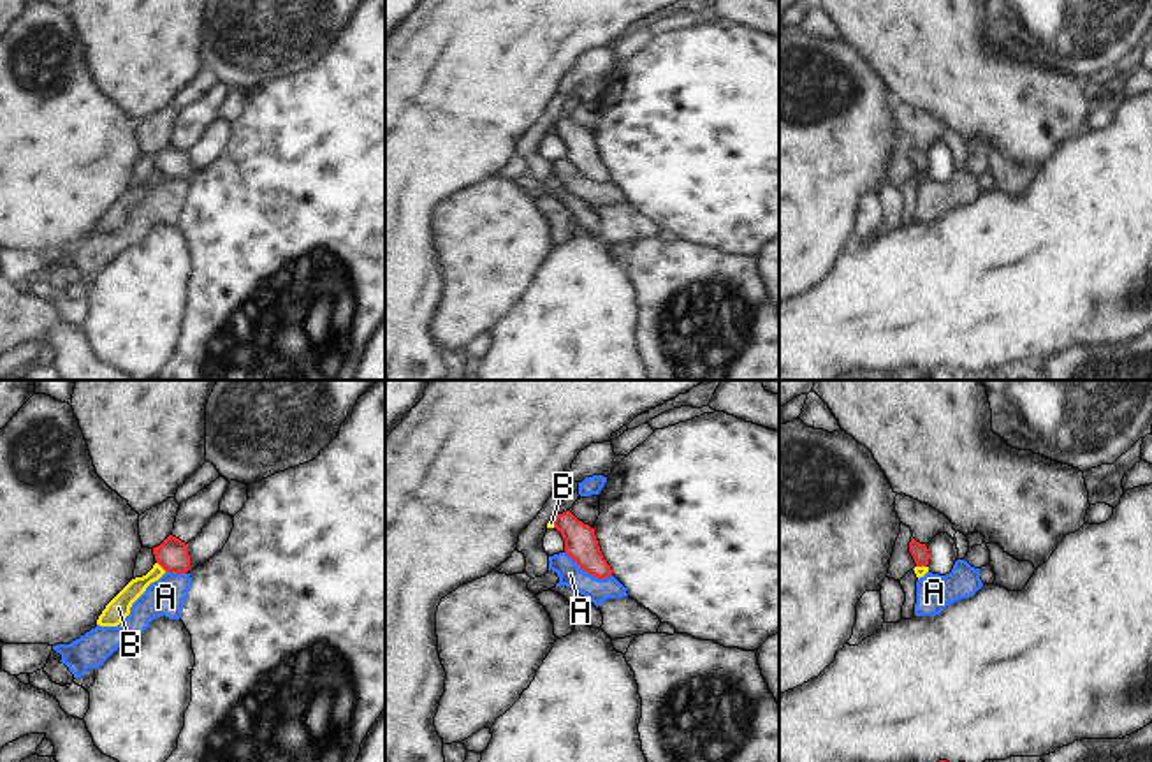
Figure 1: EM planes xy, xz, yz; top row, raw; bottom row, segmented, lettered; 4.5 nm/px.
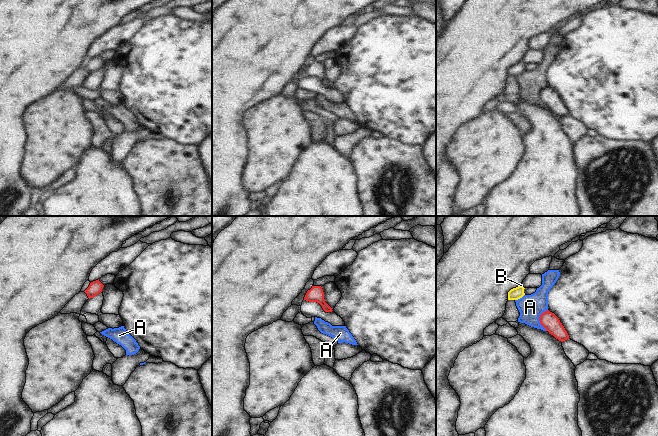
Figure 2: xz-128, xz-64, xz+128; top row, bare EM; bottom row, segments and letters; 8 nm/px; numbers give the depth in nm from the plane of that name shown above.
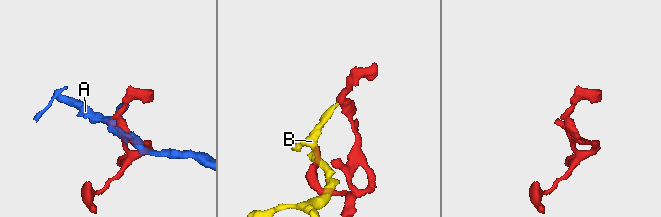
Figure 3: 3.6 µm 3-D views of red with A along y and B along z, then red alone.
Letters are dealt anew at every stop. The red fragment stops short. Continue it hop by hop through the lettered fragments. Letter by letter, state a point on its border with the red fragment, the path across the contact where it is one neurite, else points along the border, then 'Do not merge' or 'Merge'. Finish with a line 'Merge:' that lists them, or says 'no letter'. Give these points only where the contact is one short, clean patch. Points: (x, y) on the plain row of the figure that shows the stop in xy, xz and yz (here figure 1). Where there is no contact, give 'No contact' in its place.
A: Touches red at xz (588, 178). Boundary: xz (565, 157), (593, 182), (611, 182). Do not merge
B: Touches red at xy (162, 173). Boundary: xy (157, 168), (166, 176). Do not merge
Merge: no letter

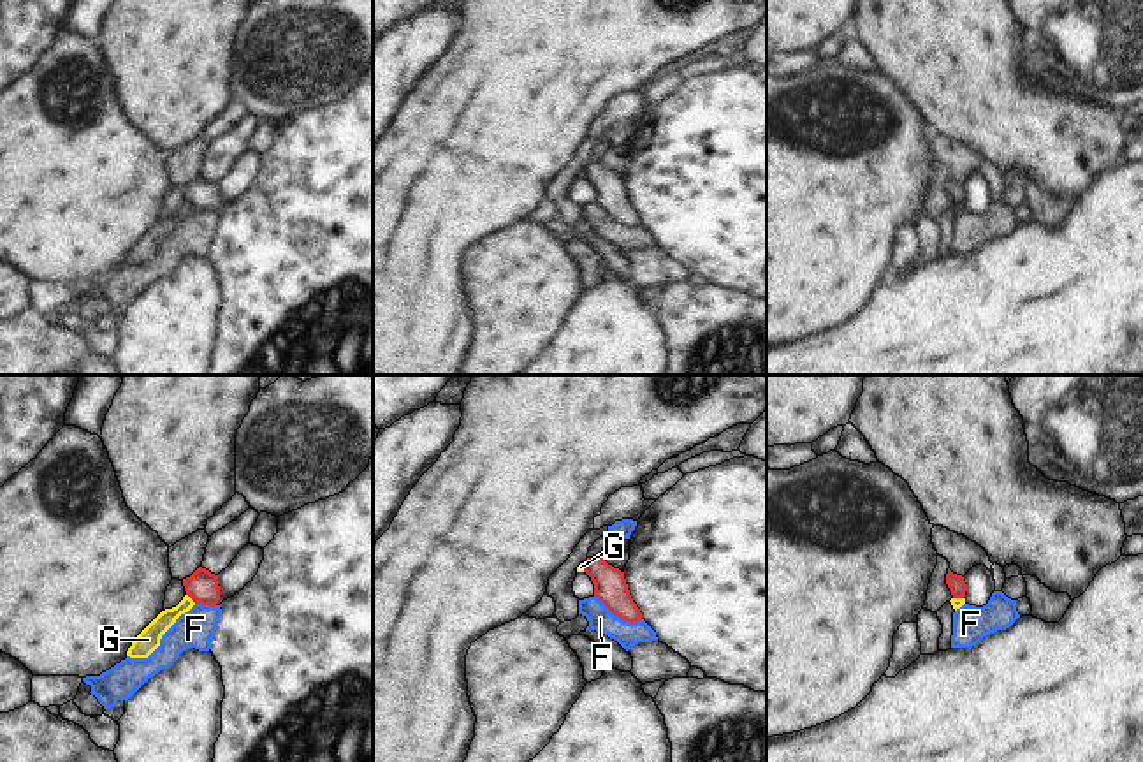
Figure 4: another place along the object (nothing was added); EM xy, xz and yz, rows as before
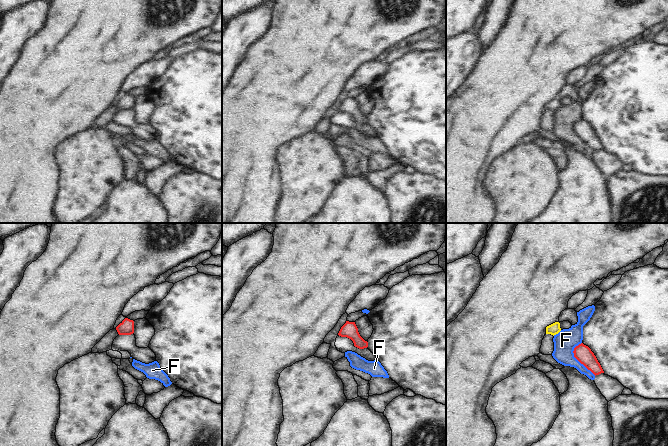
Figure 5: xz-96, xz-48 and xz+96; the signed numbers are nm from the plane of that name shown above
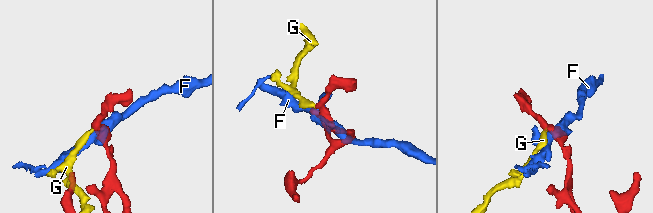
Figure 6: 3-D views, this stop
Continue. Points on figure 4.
F: Touches red at xz (618, 222). Boundary: xz (595, 201), (623, 226), (640, 226). Do not merge
G: Touches red at xy (192, 205). Boundary: xy (187, 199), (196, 208). Do not merge
Merge: no letter

